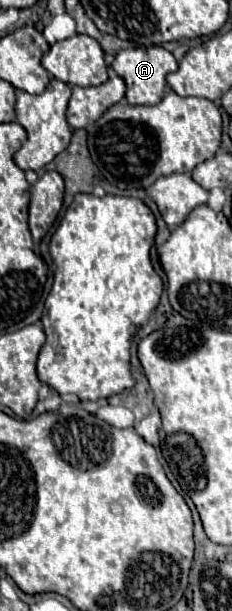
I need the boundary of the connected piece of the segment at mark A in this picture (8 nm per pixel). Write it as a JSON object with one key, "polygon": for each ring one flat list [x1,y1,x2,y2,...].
{"polygon":[[150,46,150,48,130,48,130,50,120,50,112,62,112,70,122,76,122,80,126,82,128,90,126,90,126,100,128,104,144,104,144,106,152,106,158,104,158,100,162,100,164,96,164,88,166,88,166,74,176,72,178,70,178,62,174,60,174,56,164,50,162,46]]}

